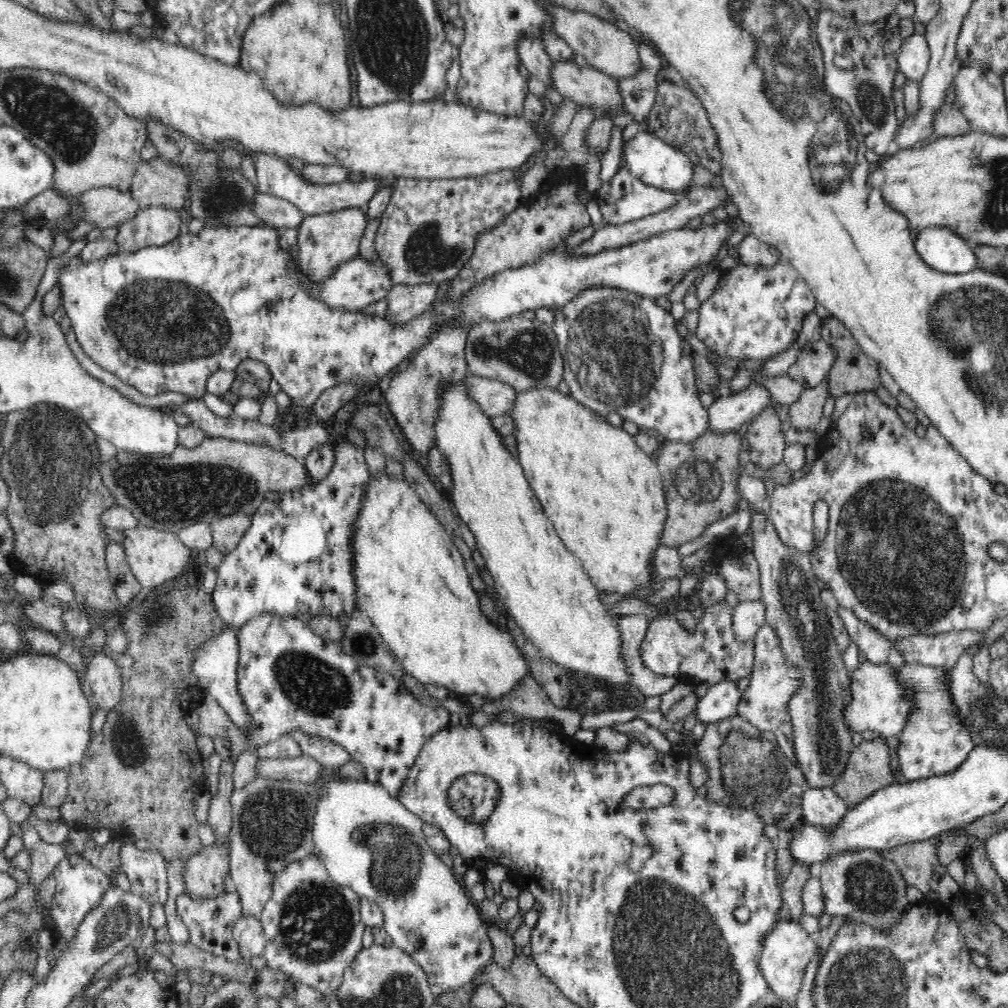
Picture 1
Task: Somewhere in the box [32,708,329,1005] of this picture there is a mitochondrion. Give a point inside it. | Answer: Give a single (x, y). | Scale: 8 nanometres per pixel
(271, 820)

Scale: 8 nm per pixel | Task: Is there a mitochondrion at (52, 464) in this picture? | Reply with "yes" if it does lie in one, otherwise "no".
yes

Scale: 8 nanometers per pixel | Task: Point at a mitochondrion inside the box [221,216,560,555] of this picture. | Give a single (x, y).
(429, 248)

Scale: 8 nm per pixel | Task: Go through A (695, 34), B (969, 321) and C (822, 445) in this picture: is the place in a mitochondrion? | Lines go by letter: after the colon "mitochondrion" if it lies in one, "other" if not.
A: other
B: mitochondrion
C: other

